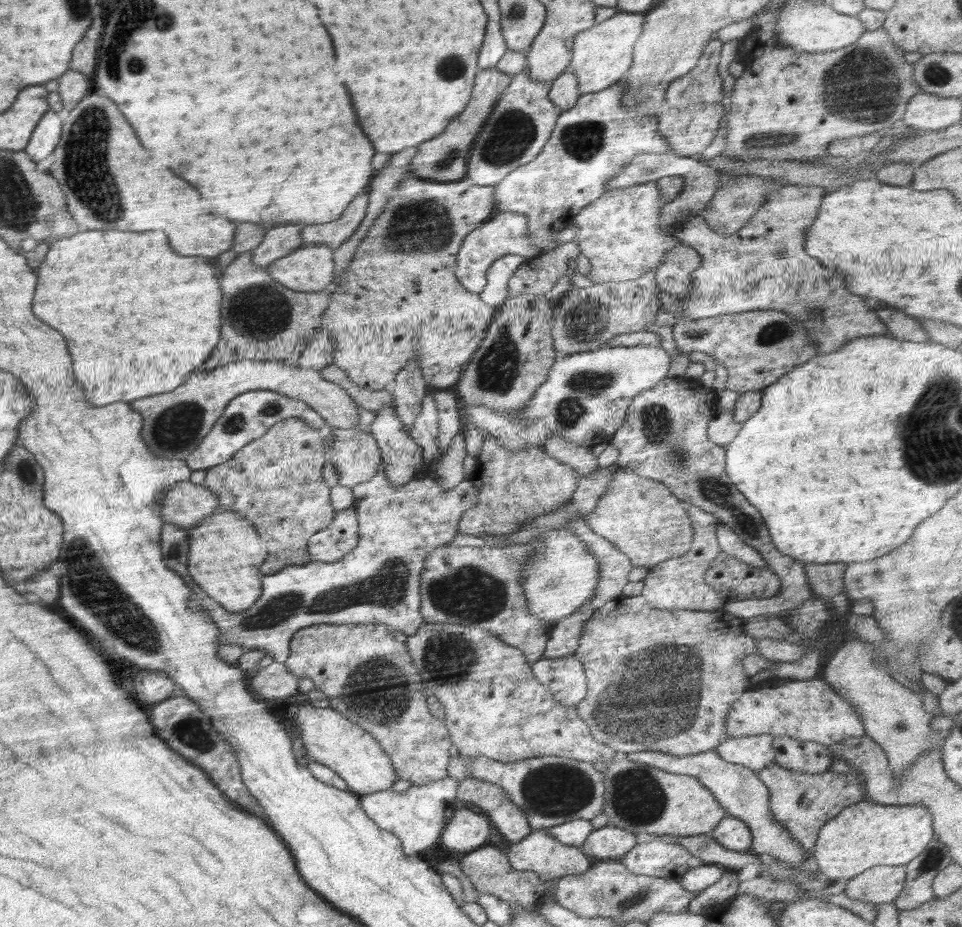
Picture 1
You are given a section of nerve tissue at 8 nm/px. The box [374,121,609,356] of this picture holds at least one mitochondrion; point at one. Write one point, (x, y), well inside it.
(420, 226)

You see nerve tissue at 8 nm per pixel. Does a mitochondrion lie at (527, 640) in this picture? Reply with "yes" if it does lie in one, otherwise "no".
no

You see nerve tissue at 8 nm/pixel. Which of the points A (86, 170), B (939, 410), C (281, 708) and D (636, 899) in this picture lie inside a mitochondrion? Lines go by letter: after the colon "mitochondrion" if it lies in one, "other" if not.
A: mitochondrion
B: mitochondrion
C: other
D: mitochondrion

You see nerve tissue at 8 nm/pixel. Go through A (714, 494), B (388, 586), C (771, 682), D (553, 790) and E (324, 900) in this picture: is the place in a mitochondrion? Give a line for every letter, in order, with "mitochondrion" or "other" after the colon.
A: mitochondrion
B: mitochondrion
C: other
D: mitochondrion
E: other

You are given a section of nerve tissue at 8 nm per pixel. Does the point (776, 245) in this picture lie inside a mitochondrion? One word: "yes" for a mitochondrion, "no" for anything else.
no

